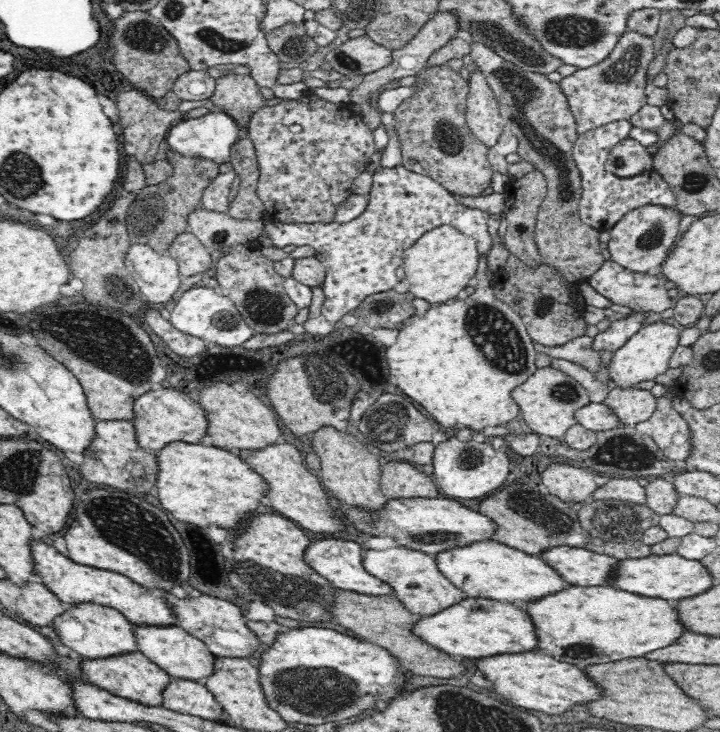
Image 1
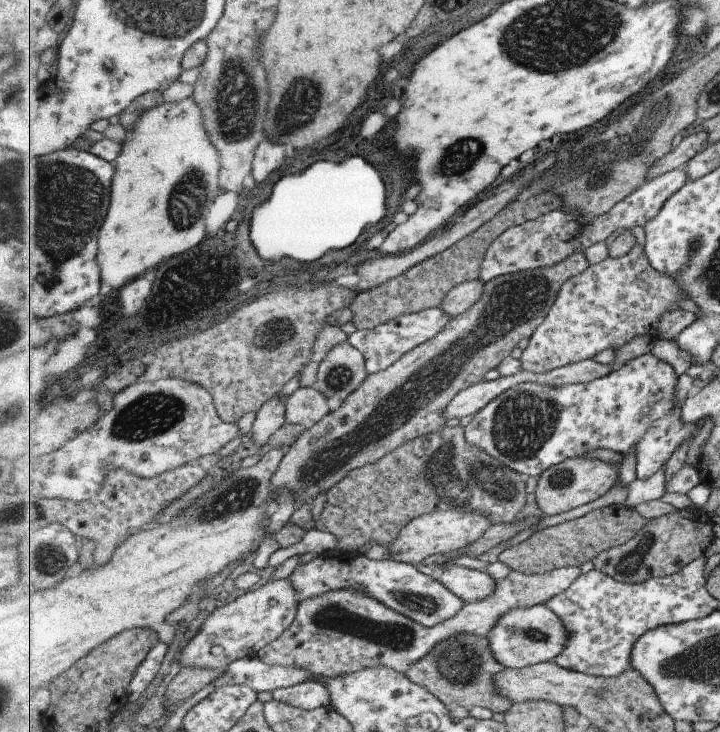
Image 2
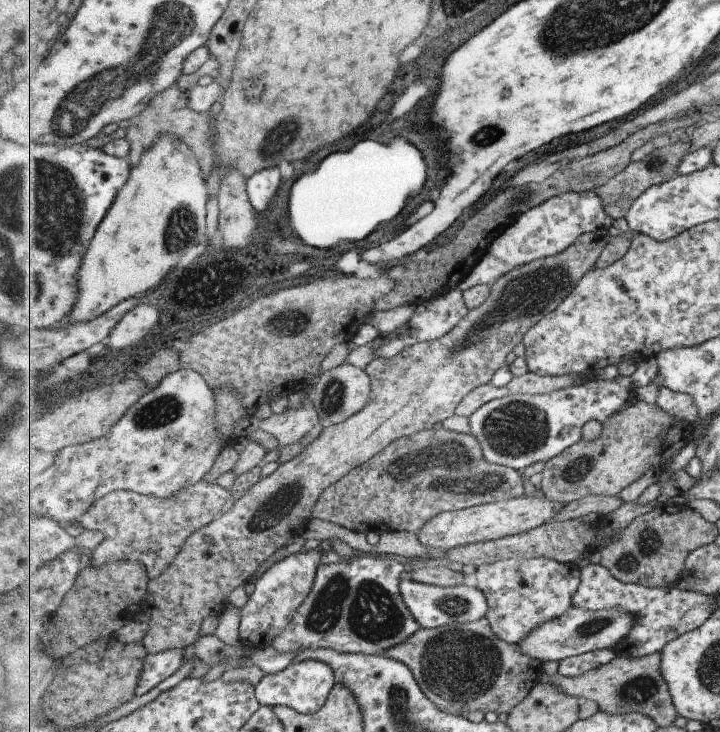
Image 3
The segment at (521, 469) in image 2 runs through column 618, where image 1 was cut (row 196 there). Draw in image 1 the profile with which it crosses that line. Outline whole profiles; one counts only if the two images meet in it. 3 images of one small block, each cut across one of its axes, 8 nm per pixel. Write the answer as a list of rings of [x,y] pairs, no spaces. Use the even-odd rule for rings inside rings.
[[[402,164],[390,168],[380,167],[372,176],[372,186],[369,192],[366,212],[358,218],[346,223],[330,224],[296,224],[265,221],[264,235],[272,240],[274,246],[282,248],[288,244],[294,246],[311,246],[315,257],[325,266],[325,279],[322,284],[324,300],[320,305],[321,315],[331,323],[338,322],[342,316],[352,313],[368,298],[378,293],[394,288],[400,280],[404,280],[403,254],[407,248],[414,246],[422,235],[443,225],[456,228],[465,235],[476,239],[479,254],[488,253],[492,247],[492,236],[488,232],[488,212],[468,208],[454,199],[453,194],[446,190],[432,177],[412,172]]]

